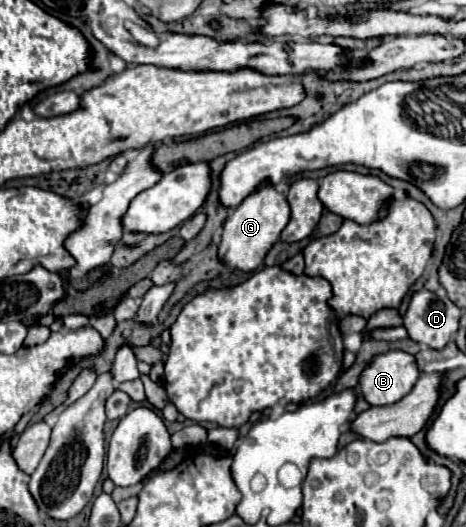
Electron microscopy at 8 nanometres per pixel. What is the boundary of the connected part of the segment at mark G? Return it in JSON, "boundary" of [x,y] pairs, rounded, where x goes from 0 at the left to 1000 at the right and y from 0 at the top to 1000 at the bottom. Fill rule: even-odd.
{"boundary":[[[567,351],[558,362],[549,362],[549,370],[524,378],[524,385],[515,385],[515,393],[498,397],[489,408],[468,469],[468,491],[506,514],[545,518],[562,503],[571,480],[597,457],[601,438],[618,427],[618,416],[622,400],[609,370],[601,370],[584,351]]]}

